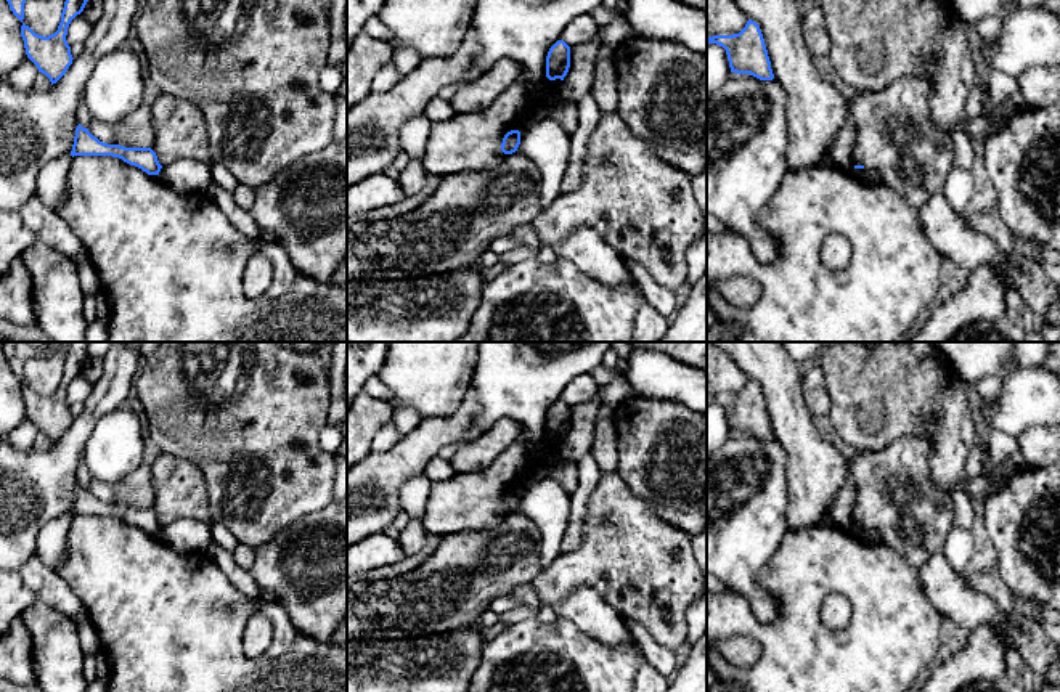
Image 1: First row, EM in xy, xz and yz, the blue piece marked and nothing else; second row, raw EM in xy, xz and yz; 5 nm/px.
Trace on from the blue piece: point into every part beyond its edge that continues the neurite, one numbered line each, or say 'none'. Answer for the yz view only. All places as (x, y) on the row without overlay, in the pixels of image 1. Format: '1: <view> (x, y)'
none

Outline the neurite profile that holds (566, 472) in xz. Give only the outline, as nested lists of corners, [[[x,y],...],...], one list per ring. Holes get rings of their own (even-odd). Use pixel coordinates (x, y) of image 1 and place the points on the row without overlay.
[[[569,459],[556,461],[543,477],[549,477],[556,480],[569,495],[572,495],[578,488],[580,475],[578,464]]]

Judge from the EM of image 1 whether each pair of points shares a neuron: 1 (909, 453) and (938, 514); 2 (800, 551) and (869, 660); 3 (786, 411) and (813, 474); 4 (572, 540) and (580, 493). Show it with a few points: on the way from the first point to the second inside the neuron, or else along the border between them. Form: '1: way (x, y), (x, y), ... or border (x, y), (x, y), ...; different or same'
1: way (909, 468), (914, 490), (924, 500); same
2: way (831, 567), (869, 606), (869, 630); same
3: way (794, 427), (810, 458); same
4: way (574, 529), (578, 504); same

